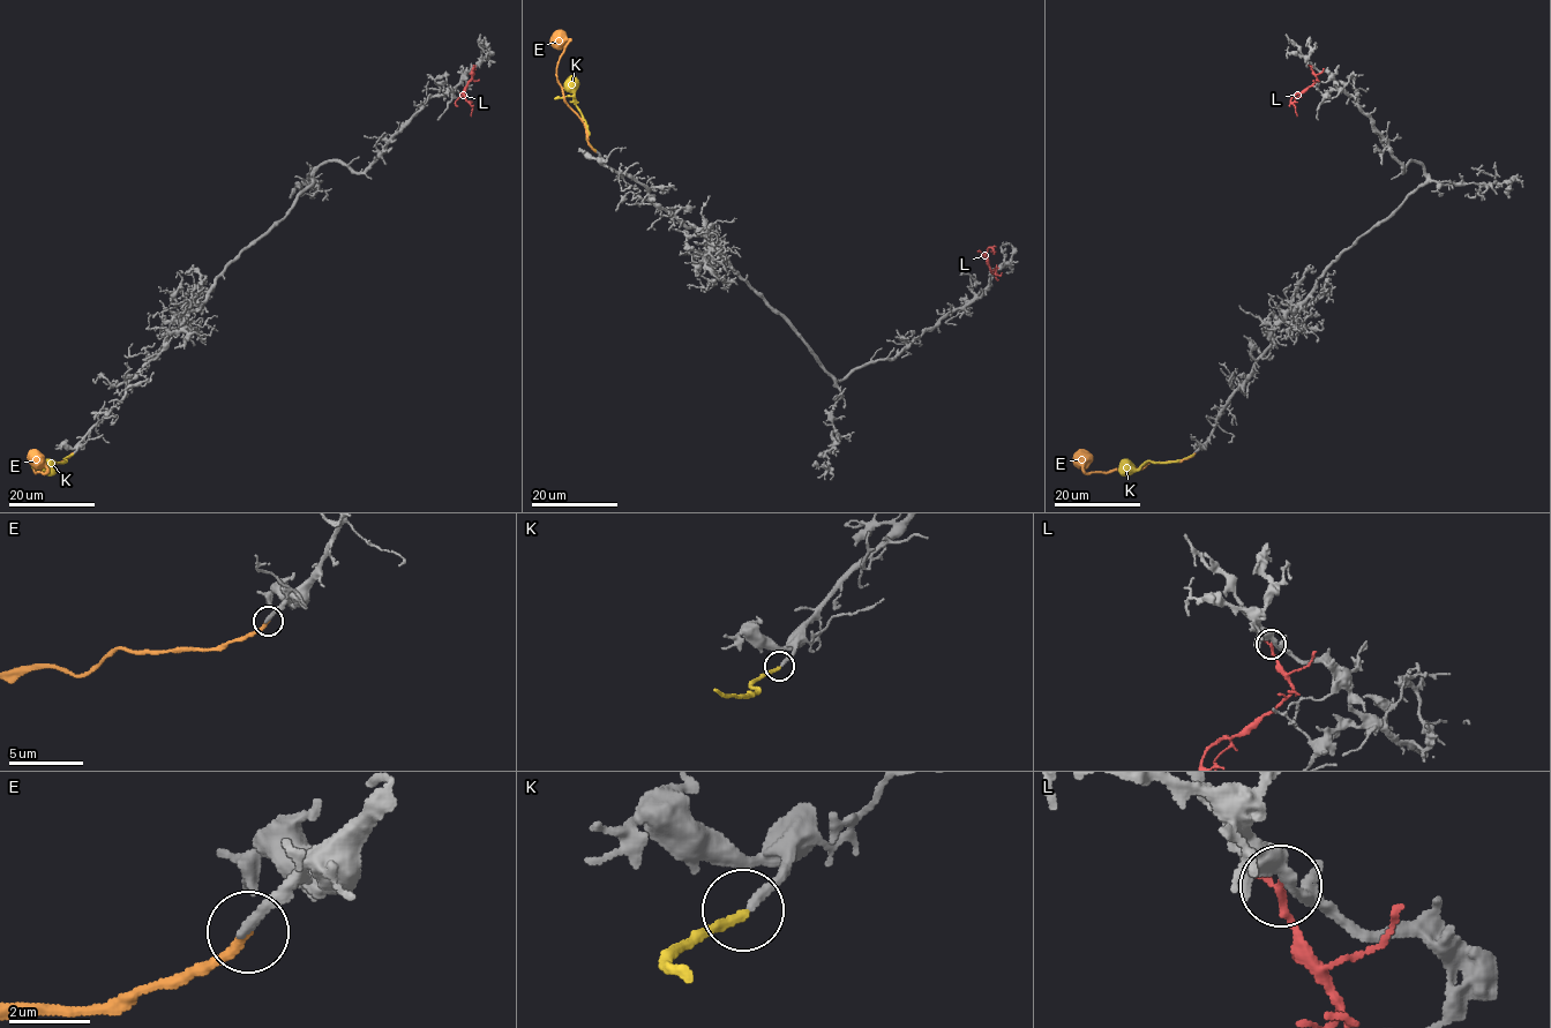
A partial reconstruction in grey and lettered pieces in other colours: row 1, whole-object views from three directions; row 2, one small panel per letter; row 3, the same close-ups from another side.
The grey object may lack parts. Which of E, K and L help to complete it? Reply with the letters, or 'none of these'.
E

